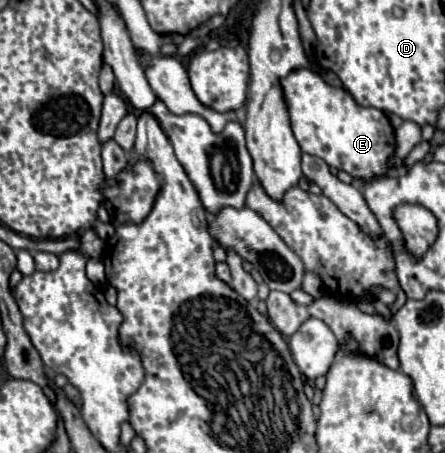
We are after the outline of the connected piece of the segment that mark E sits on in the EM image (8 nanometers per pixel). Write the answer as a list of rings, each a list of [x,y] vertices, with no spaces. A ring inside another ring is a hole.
[[[308,68],[290,72],[290,76],[282,80],[282,88],[290,110],[292,132],[302,152],[318,156],[328,166],[344,170],[362,182],[388,172],[388,162],[396,150],[396,138],[394,128],[384,112],[358,106],[344,88],[326,84]]]

